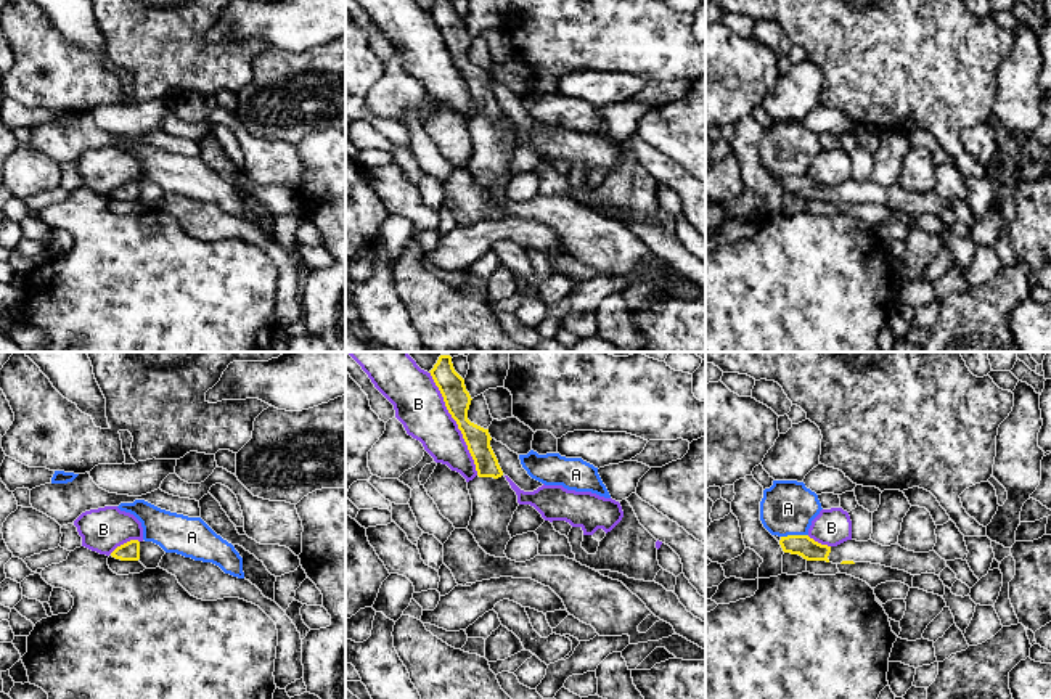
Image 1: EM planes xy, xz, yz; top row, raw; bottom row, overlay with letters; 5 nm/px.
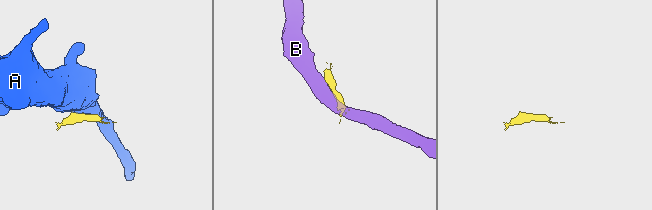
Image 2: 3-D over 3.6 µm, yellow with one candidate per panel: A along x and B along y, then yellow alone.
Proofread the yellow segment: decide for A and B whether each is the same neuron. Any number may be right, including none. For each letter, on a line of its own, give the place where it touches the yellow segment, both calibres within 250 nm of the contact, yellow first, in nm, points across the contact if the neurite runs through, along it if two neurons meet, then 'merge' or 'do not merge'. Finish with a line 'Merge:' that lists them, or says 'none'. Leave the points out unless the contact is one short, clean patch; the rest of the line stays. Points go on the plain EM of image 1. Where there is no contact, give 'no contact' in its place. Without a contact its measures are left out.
A: contact yz (794, 175); calibres 110 and 280 nm; border yz (807, 174), (781, 177); do not merge
B: contact xz (457, 63); calibres 130 and 240 nm; do not merge
Merge: none

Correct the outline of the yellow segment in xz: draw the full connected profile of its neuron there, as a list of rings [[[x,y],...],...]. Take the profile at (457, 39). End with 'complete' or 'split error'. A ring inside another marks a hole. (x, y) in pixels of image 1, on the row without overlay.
[[[437,0],[429,13],[444,37],[448,53],[463,74],[477,111],[477,116],[468,122],[472,140],[468,170],[487,194],[505,198],[506,185],[511,180],[508,166],[519,146],[517,135],[506,121],[490,87],[489,69],[468,59],[472,39],[466,31],[464,19],[455,11],[452,0]]]; split error

